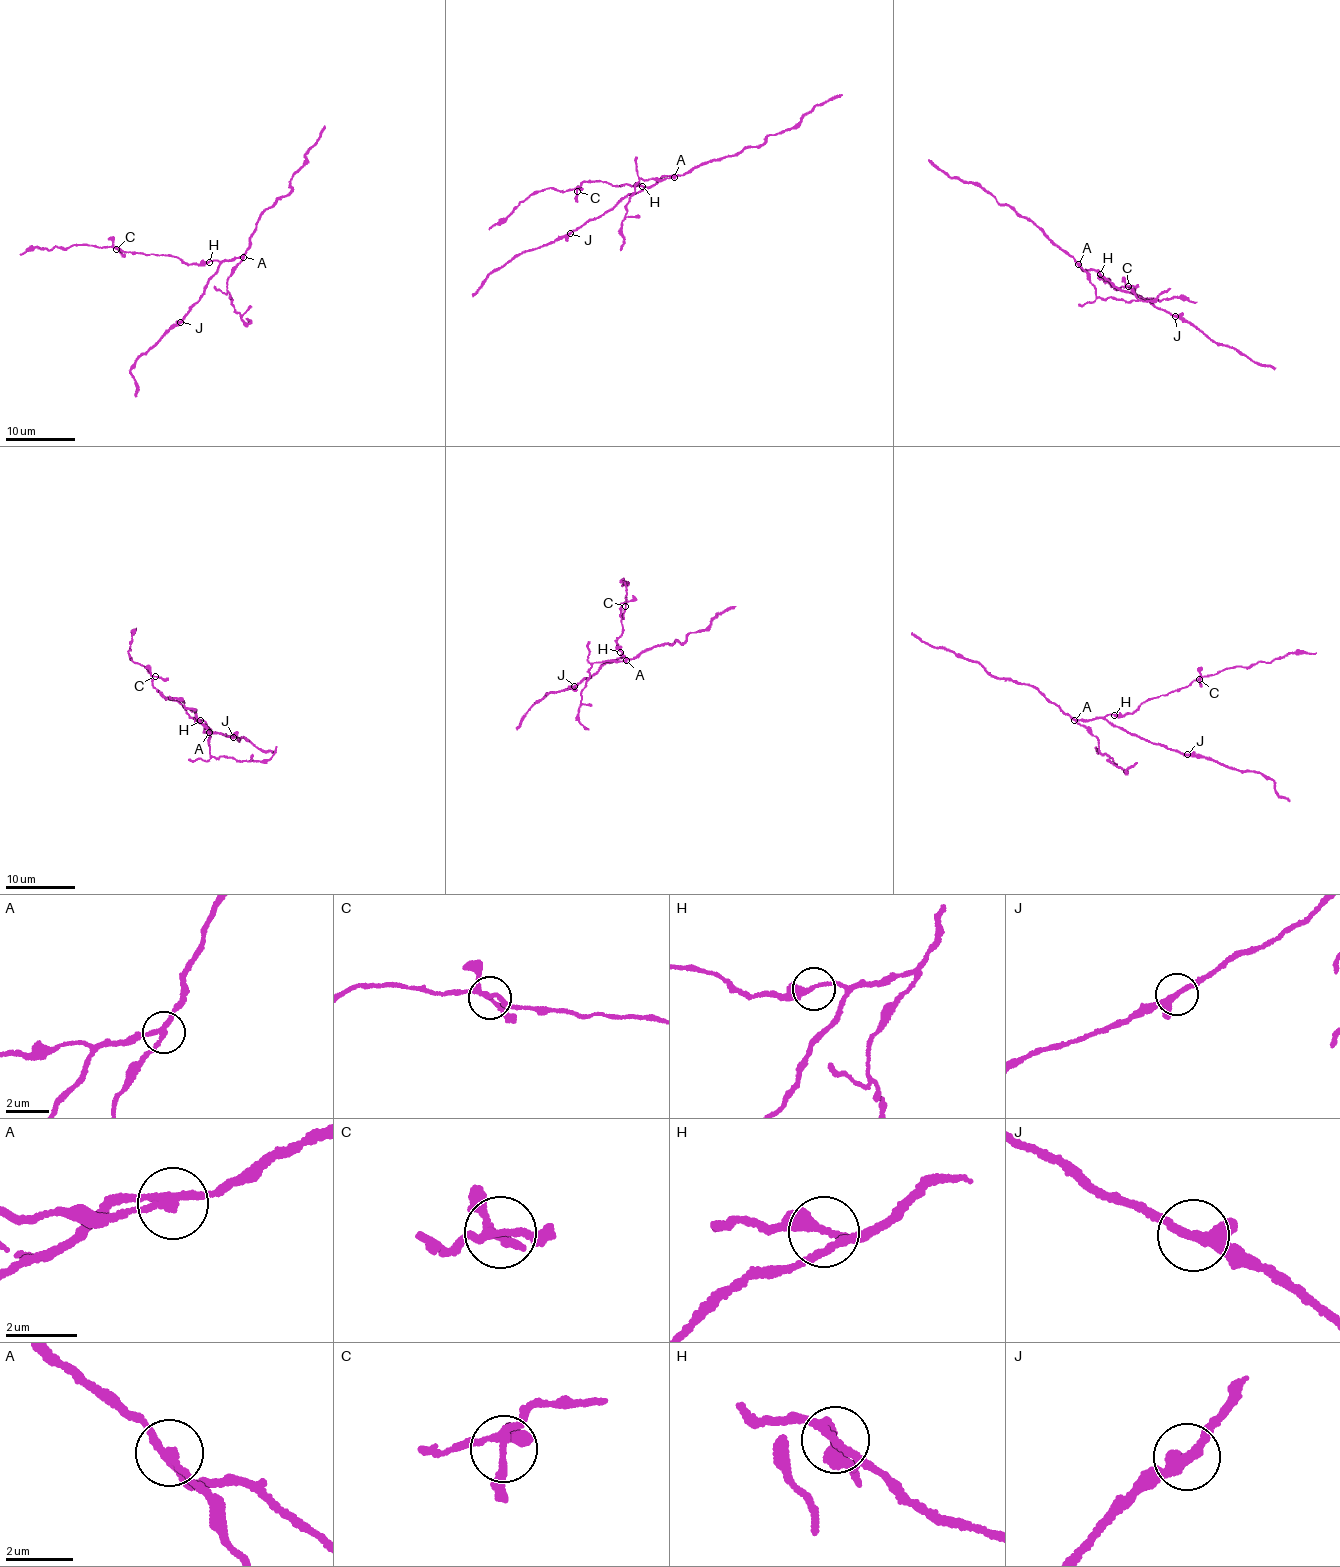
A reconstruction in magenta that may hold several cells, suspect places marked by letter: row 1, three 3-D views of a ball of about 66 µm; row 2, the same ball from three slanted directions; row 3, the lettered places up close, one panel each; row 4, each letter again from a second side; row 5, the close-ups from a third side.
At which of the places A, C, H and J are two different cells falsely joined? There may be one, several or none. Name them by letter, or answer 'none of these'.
A

